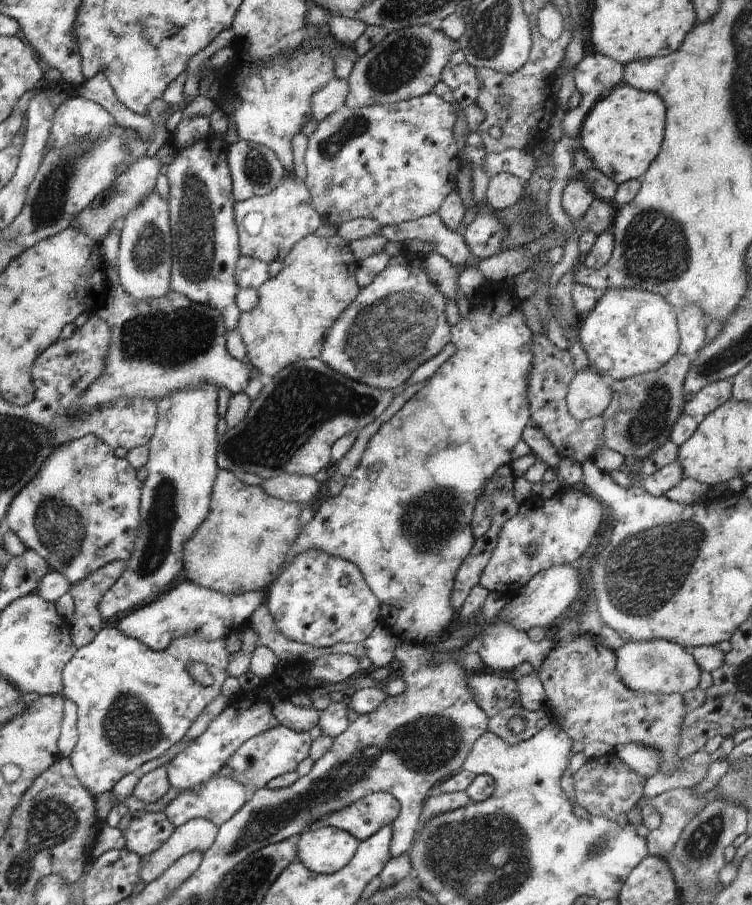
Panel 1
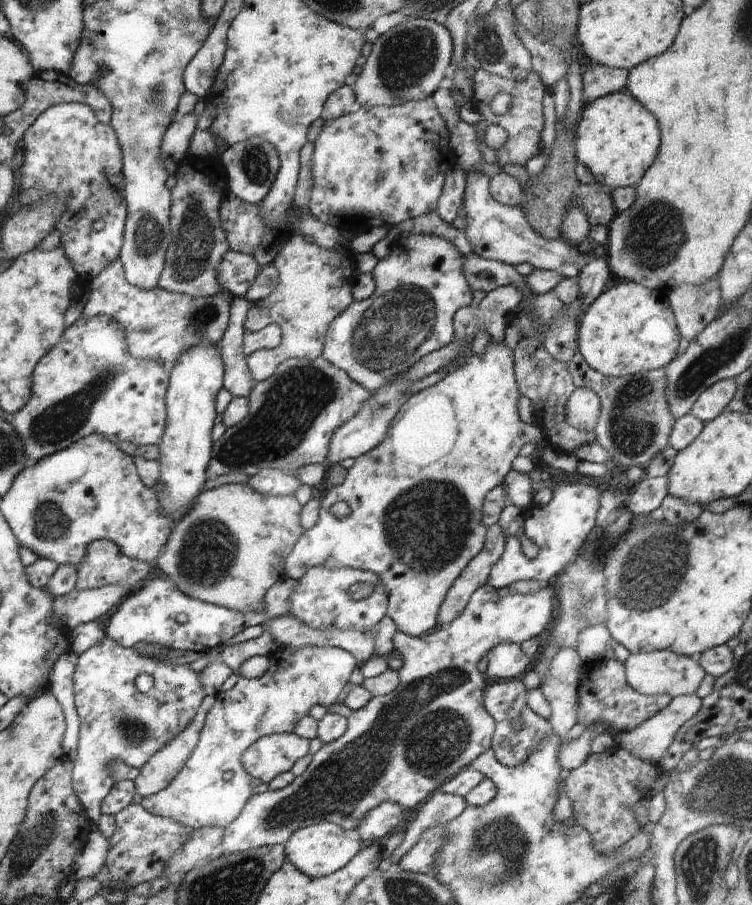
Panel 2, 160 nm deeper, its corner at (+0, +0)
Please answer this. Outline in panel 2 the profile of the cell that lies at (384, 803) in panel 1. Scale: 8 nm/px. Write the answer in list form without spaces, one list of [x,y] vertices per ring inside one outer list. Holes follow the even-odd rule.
[[[383,802],[373,808],[357,826],[356,836],[359,839],[372,842],[382,836],[389,836],[396,828],[406,822],[408,816],[404,806]]]

